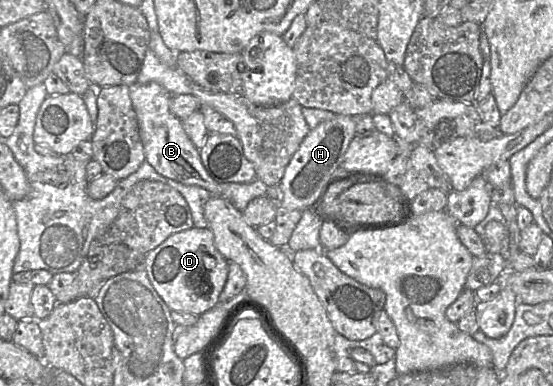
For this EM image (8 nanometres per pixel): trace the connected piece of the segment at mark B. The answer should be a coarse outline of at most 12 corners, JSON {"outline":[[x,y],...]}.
{"outline":[[160,84],[130,86],[146,161],[222,197]]}

